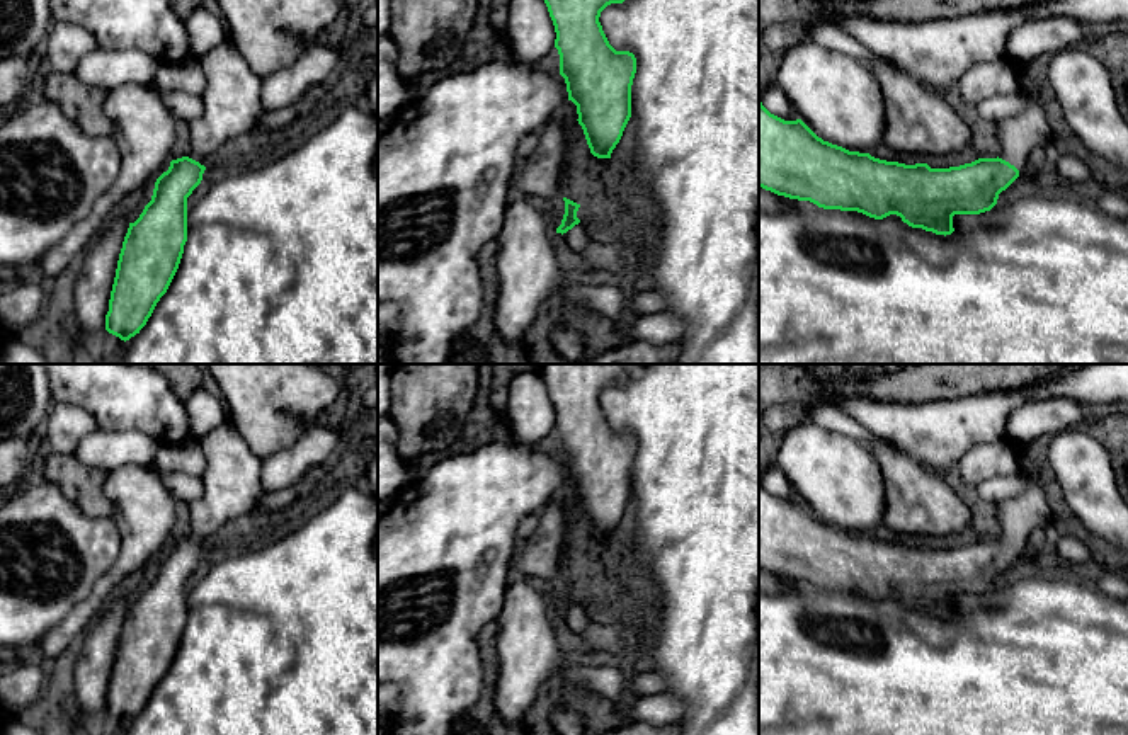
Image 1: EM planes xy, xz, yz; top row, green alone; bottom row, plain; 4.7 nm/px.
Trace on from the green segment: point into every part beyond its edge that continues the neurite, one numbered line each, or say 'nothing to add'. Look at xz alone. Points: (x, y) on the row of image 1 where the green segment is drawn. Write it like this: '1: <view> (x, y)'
1: xz (581, 235)

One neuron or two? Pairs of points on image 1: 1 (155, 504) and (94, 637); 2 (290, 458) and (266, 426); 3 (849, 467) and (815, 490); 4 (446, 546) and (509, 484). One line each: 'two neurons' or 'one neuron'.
1: two neurons
2: two neurons
3: one neuron
4: one neuron

